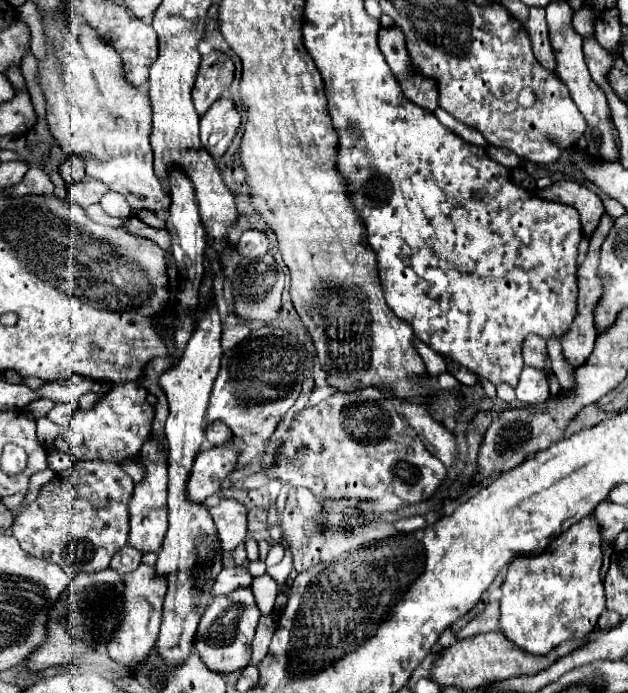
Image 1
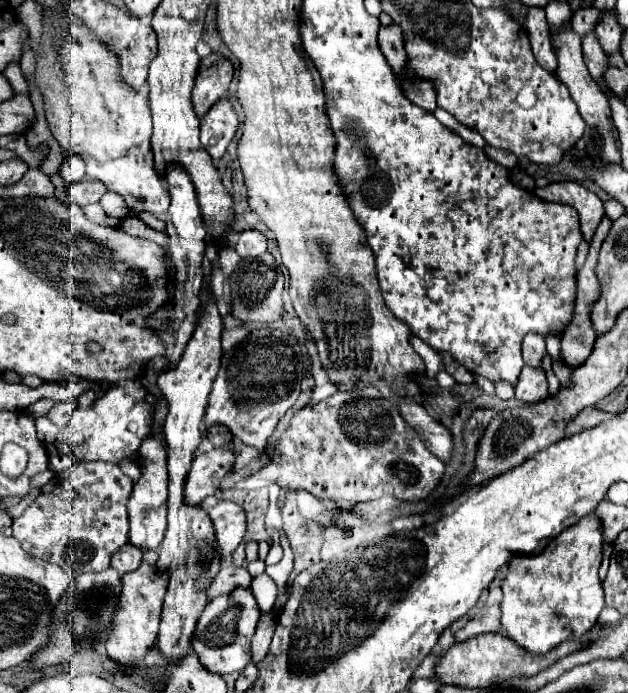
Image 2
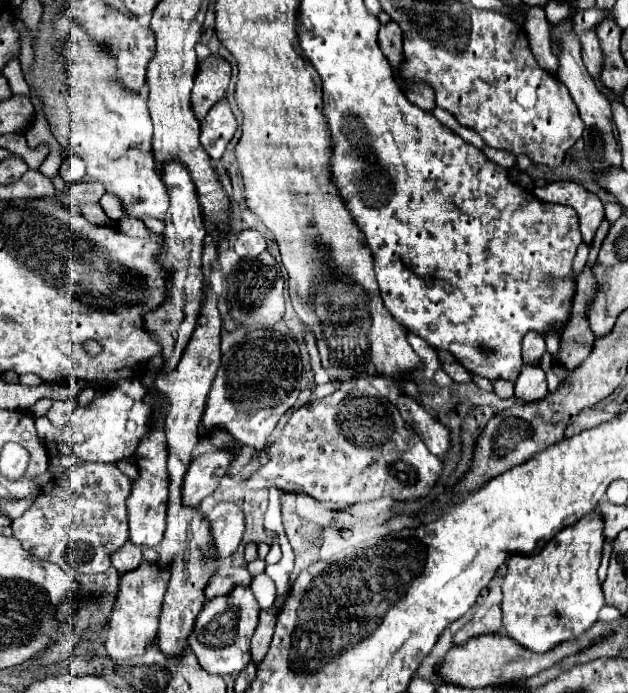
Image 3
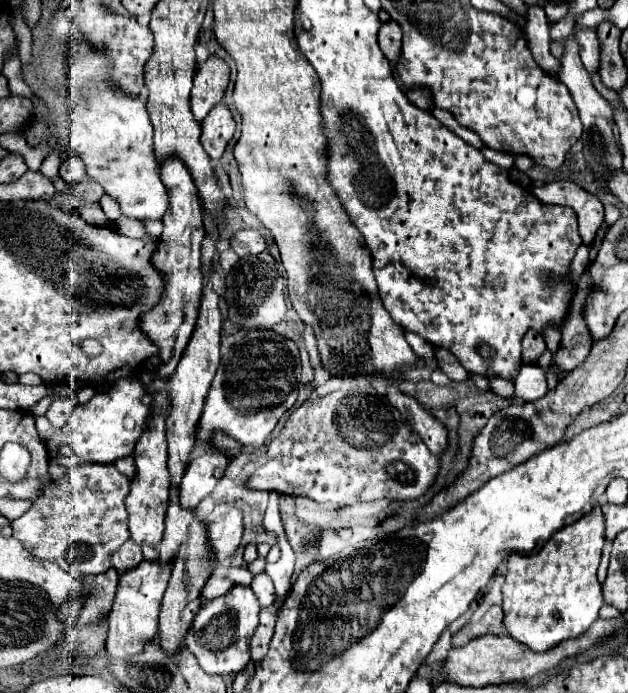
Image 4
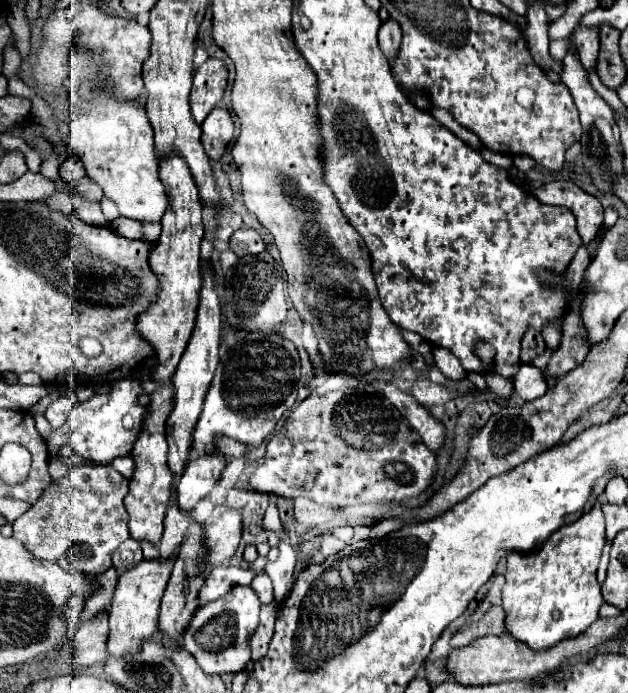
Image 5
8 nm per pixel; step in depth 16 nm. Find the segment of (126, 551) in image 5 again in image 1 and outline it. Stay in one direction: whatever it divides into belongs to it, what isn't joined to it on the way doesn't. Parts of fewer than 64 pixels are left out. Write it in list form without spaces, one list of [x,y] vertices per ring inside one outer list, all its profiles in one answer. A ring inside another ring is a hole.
[[[124,546],[124,548],[112,558],[110,568],[114,568],[118,574],[126,576],[126,574],[130,574],[132,570],[136,570],[136,566],[140,566],[140,560],[142,560],[142,554],[136,552],[136,548]]]

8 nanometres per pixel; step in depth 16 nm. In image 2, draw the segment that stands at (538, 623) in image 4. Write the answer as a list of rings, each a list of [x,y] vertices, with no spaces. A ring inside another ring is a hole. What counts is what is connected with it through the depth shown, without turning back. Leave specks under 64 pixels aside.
[[[596,514],[558,534],[544,552],[516,556],[502,582],[502,630],[532,654],[546,654],[566,640],[580,640],[598,622],[604,608],[604,588],[598,578],[602,564],[602,524]]]

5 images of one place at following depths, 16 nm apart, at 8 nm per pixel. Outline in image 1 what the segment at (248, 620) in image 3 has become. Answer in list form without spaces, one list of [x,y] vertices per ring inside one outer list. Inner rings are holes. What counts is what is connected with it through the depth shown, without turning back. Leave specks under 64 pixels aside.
[[[238,588],[232,594],[216,596],[200,620],[196,652],[214,672],[220,672],[220,674],[240,672],[250,664],[250,644],[252,644],[258,620],[260,620],[260,610],[254,602],[250,588]]]

